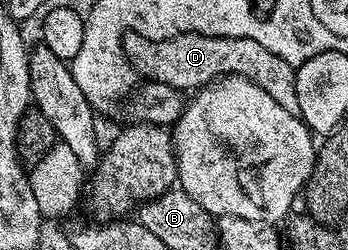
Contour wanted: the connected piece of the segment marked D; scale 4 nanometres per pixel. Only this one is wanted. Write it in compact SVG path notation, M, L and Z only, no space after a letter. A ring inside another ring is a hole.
M128 32L125 34L123 52L126 62L140 76L142 73L142 78L167 83L167 87L196 91L210 85L218 77L246 77L251 83L263 87L263 91L267 91L267 95L271 95L279 107L299 114L299 99L295 95L296 68L279 55L267 51L263 43L255 43L255 39L212 37L202 33L178 33L168 39L154 39Z

